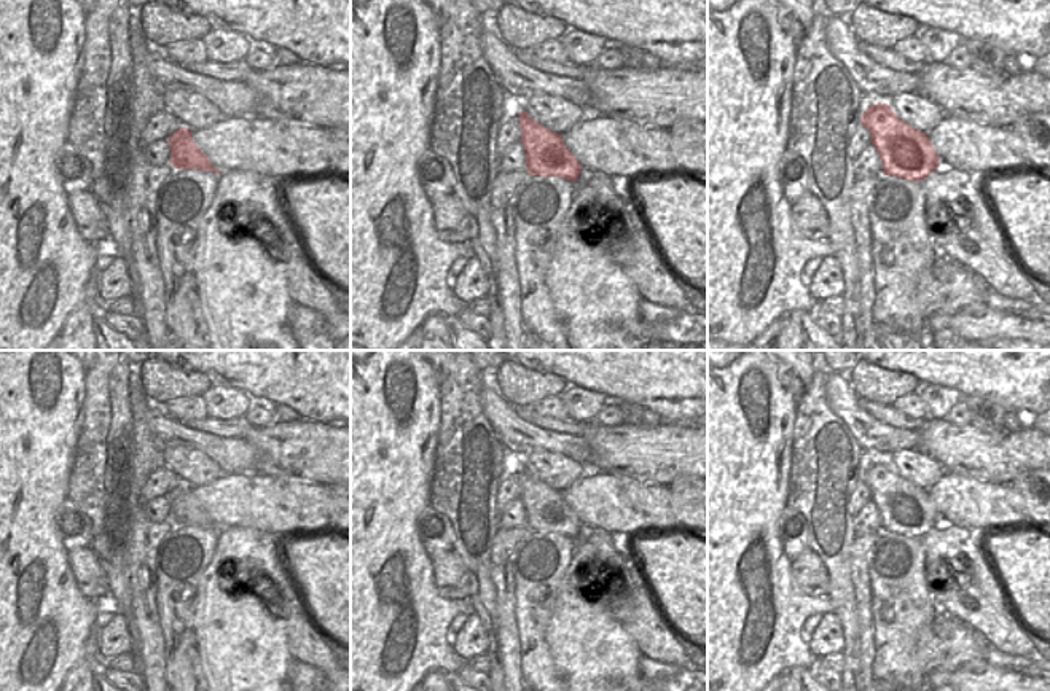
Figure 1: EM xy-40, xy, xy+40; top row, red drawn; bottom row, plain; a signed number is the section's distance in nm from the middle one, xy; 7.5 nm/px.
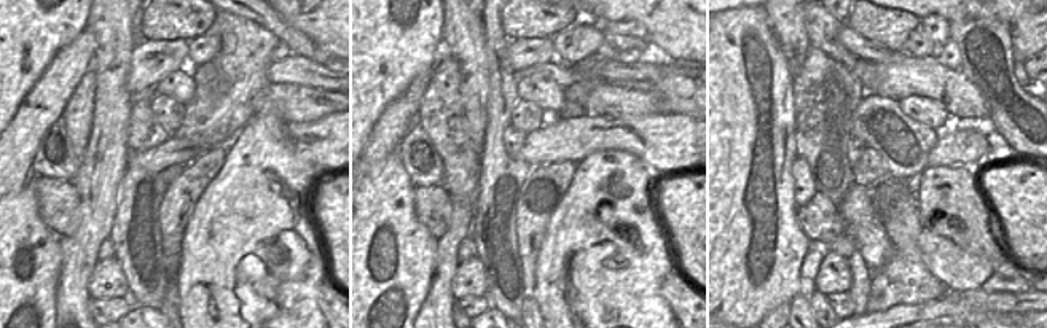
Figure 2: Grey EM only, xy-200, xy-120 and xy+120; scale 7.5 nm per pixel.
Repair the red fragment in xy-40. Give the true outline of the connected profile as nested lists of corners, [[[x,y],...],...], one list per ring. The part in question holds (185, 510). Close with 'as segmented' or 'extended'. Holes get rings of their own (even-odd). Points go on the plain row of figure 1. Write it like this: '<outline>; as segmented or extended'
[[[188,484],[175,487],[167,498],[170,506],[170,521],[175,525],[198,525],[220,530],[220,527],[214,524],[207,513],[193,498],[191,487]]]; as segmented

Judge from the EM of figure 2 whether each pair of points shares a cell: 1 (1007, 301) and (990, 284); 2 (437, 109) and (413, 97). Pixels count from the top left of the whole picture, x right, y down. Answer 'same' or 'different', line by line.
1: different
2: different

